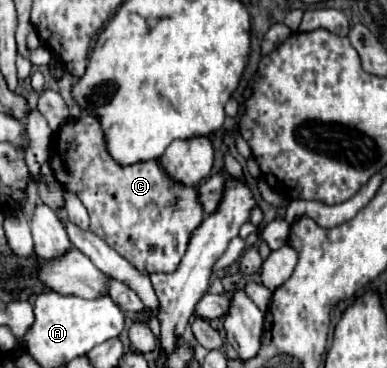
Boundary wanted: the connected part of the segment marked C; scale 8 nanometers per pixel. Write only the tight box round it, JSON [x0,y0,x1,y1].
[50,111,204,273]

